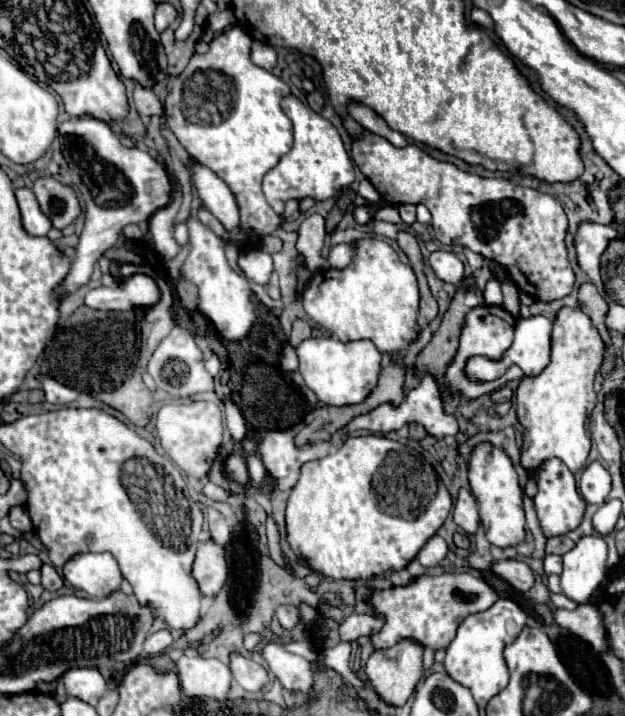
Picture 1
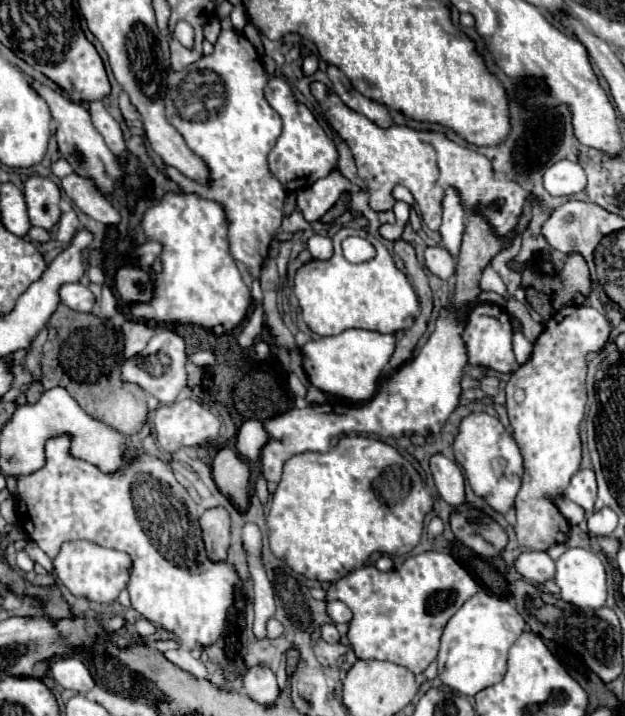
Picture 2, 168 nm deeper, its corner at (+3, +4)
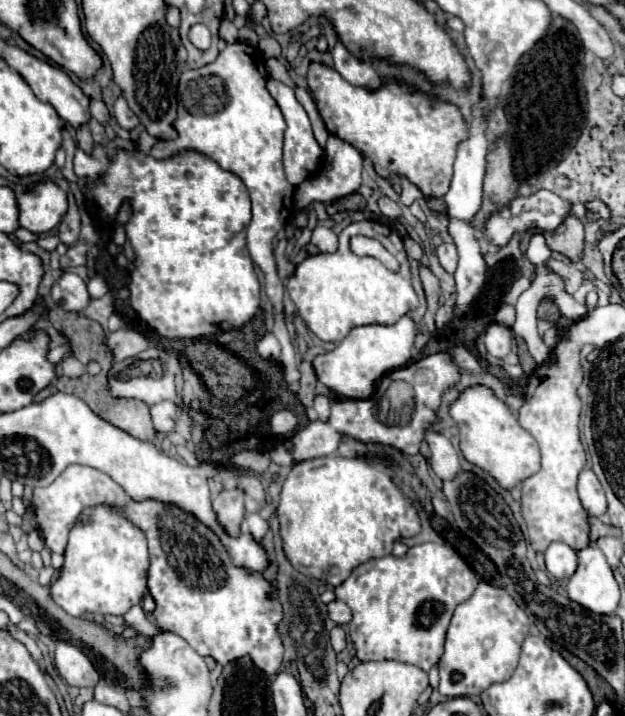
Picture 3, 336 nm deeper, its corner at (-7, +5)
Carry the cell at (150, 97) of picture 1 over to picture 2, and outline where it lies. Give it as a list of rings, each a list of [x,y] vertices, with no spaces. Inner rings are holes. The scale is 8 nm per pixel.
[[[120,93],[120,97],[118,97],[118,105],[120,105],[122,117],[124,117],[126,121],[134,121],[134,119],[140,119],[138,111],[134,109],[134,105],[130,103],[130,99],[128,99],[128,95],[126,95],[126,93]]]

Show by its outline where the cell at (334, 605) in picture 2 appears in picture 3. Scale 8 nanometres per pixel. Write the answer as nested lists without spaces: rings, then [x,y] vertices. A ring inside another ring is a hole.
[[[334,600],[328,604],[328,616],[338,624],[348,624],[352,620],[352,610],[348,608],[348,604],[344,604],[342,600]]]

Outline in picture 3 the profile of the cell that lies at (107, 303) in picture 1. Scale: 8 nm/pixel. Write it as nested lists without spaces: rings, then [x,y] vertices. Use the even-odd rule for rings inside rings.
[[[64,272],[58,278],[58,282],[54,282],[50,296],[60,308],[70,310],[70,312],[80,312],[92,302],[86,282],[78,274],[72,274],[72,272]]]

